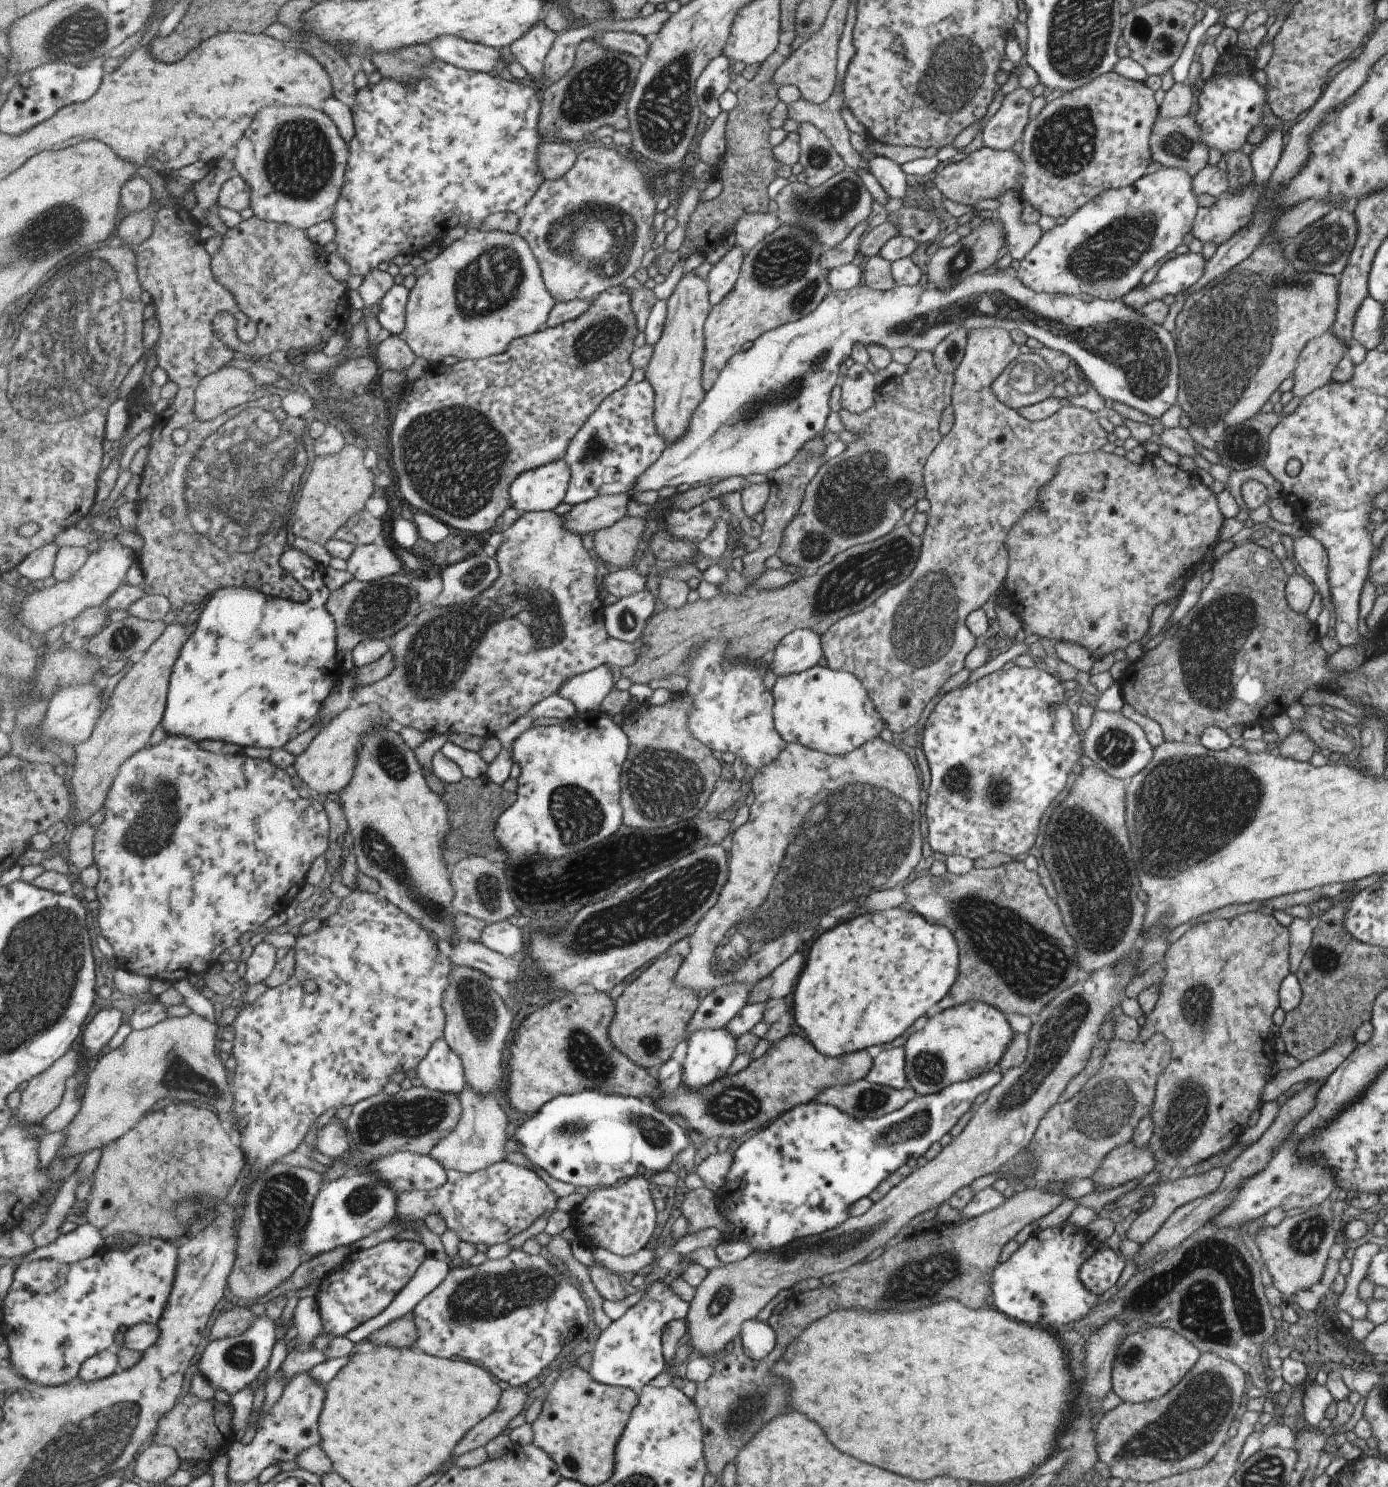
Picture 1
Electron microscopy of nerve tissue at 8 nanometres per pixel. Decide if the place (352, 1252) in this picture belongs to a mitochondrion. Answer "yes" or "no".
no

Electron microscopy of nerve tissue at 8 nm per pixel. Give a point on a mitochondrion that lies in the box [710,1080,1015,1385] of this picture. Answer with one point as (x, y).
(921, 1278)

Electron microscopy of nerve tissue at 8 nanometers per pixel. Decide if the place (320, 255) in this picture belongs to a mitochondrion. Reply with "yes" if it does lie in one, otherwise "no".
no

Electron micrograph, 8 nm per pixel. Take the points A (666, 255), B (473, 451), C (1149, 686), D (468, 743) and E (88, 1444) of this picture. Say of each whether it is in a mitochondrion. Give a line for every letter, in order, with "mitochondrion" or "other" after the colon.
A: other
B: mitochondrion
C: other
D: other
E: mitochondrion

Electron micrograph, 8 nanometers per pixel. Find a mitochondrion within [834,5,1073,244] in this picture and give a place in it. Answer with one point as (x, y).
(951, 85)

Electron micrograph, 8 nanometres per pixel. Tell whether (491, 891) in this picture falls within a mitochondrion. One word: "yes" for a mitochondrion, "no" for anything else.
yes

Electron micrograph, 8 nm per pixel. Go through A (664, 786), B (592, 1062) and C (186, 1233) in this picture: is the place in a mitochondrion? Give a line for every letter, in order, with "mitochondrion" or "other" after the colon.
A: mitochondrion
B: mitochondrion
C: other

